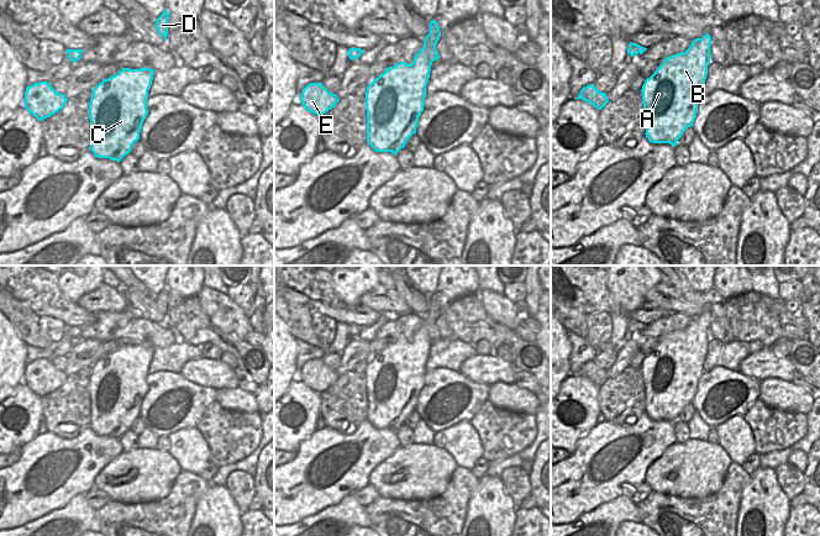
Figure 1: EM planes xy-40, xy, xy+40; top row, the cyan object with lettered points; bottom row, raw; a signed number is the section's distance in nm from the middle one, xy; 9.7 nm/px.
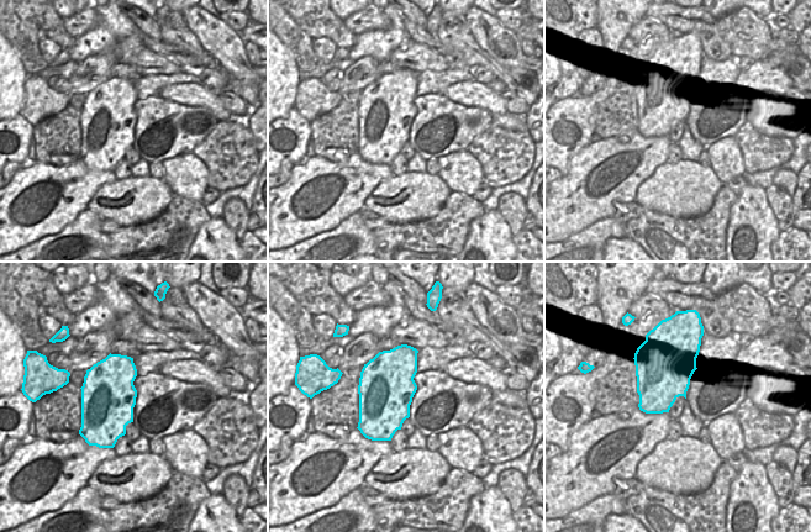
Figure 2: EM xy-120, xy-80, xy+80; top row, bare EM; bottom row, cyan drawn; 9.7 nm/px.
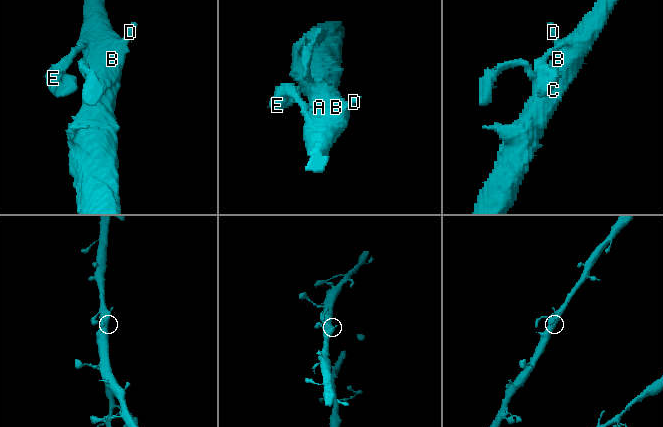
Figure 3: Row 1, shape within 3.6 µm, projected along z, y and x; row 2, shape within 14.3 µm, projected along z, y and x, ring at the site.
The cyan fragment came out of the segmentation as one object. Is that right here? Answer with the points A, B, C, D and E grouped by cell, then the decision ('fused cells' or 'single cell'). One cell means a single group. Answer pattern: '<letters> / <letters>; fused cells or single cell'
A B C D E; single cell

